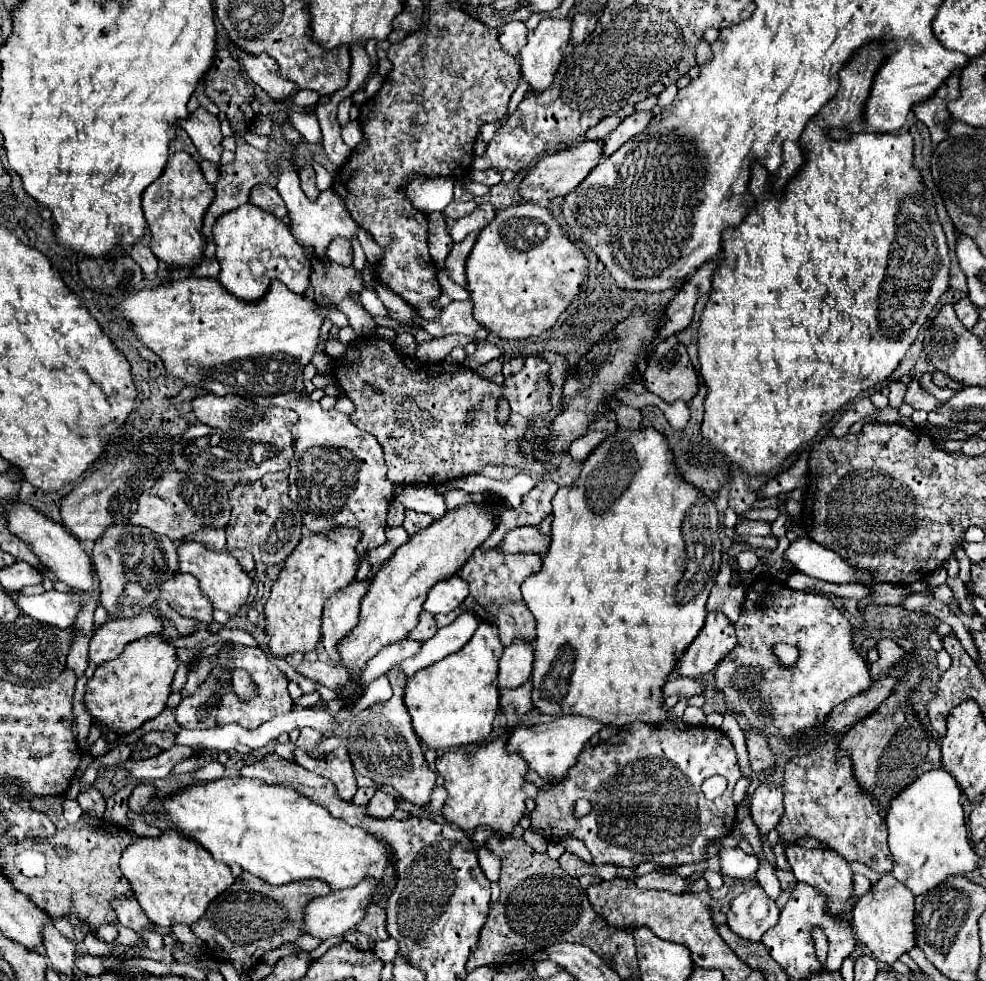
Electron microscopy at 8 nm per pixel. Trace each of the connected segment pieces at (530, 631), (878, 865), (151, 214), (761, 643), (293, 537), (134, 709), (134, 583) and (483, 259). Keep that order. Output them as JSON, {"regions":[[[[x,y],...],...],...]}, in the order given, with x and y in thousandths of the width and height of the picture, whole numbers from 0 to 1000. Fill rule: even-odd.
{"regions":[[[[487,559],[485,597],[477,597],[477,608],[473,610],[473,614],[467,618],[465,624],[456,624],[452,628],[442,628],[444,638],[452,638],[452,636],[460,634],[462,628],[469,626],[469,624],[479,624],[489,634],[505,638],[507,652],[509,652],[511,659],[517,659],[521,654],[521,650],[531,650],[531,652],[540,654],[544,650],[544,632],[529,612],[527,595],[535,587],[544,585],[548,579],[550,579],[550,569],[546,565],[531,565],[531,563],[511,565],[507,561],[489,561]]],[[[850,754],[824,765],[819,771],[809,771],[795,781],[795,834],[789,840],[789,850],[797,858],[807,858],[811,852],[824,852],[838,858],[860,879],[874,879],[880,885],[899,891],[905,887],[905,871],[901,866],[901,846],[897,832],[892,836],[890,818],[878,809],[864,787],[860,773],[848,773]]],[[[189,155],[176,157],[170,163],[164,179],[158,186],[154,186],[144,200],[146,220],[154,239],[152,253],[158,259],[158,263],[162,263],[170,271],[191,273],[191,275],[199,273],[205,267],[209,245],[203,239],[205,236],[203,232],[207,218],[215,208],[215,202],[217,202],[217,192],[207,183],[203,167]]],[[[769,591],[757,597],[757,614],[746,634],[748,656],[728,677],[726,699],[736,709],[736,720],[748,724],[751,730],[765,740],[765,732],[773,732],[775,746],[793,752],[801,762],[836,750],[836,732],[846,720],[876,705],[884,691],[872,665],[864,659],[864,642],[856,626],[842,616],[840,608],[807,603],[793,593]],[[797,654],[811,663],[805,681],[791,681],[783,667],[785,656]]],[[[276,481],[268,487],[252,493],[243,493],[233,502],[235,528],[229,538],[231,559],[252,561],[260,573],[266,575],[284,575],[296,565],[306,546],[306,528],[300,520],[300,514],[292,506],[292,483]]],[[[150,648],[132,654],[126,665],[112,675],[97,681],[93,693],[87,697],[85,718],[95,736],[108,740],[112,746],[132,748],[146,736],[158,732],[172,709],[172,697],[178,685],[178,661],[166,648]]],[[[134,534],[110,536],[110,540],[103,544],[103,548],[95,552],[93,573],[97,579],[99,591],[101,591],[101,616],[105,618],[110,628],[114,628],[114,630],[136,630],[146,620],[154,618],[160,612],[164,593],[170,591],[181,581],[178,555],[168,546],[154,544],[154,540],[144,538],[144,536],[134,536]]],[[[533,206],[503,216],[501,224],[487,236],[481,249],[481,255],[473,267],[473,281],[483,328],[507,345],[527,347],[546,343],[564,330],[566,322],[590,296],[596,281],[596,263],[592,255],[586,253],[586,249],[568,232],[556,212]]]]}

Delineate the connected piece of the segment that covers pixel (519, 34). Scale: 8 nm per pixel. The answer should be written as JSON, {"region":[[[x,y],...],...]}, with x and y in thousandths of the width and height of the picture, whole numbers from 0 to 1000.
{"region":[[[515,22],[515,24],[511,24],[509,33],[505,37],[507,49],[513,55],[519,55],[519,59],[523,59],[527,49],[533,45],[533,35],[535,35],[535,31],[533,31],[531,22]]]}

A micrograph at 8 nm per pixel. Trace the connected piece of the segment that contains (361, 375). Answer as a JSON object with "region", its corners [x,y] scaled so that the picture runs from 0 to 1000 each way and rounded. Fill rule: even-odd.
{"region":[[[367,345],[355,351],[353,359],[339,369],[339,385],[343,393],[361,412],[361,420],[355,424],[355,430],[365,438],[371,438],[373,442],[379,442],[383,446],[391,463],[394,487],[400,489],[400,493],[448,493],[475,483],[485,483],[485,479],[495,473],[523,475],[529,479],[538,479],[546,485],[562,482],[564,477],[558,471],[548,471],[542,467],[538,469],[525,461],[527,451],[531,449],[533,438],[542,430],[542,426],[560,418],[558,414],[560,393],[556,389],[556,377],[558,371],[546,363],[523,363],[509,371],[511,400],[519,420],[515,432],[507,434],[501,426],[501,408],[505,406],[509,393],[493,385],[487,385],[481,377],[473,375],[471,371],[448,371],[416,379],[408,371],[408,365],[402,359],[400,351],[389,349],[385,345],[373,345],[373,347]],[[475,420],[481,420],[481,424],[475,426]]]}

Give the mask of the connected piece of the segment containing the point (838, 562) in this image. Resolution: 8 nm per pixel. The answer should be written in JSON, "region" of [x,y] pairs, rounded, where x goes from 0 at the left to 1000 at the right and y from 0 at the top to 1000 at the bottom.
{"region":[[[811,546],[801,552],[799,561],[793,565],[797,575],[803,575],[817,587],[834,589],[840,593],[884,593],[884,587],[878,581],[868,581],[858,571],[854,571],[848,563],[828,555],[819,546]]]}

